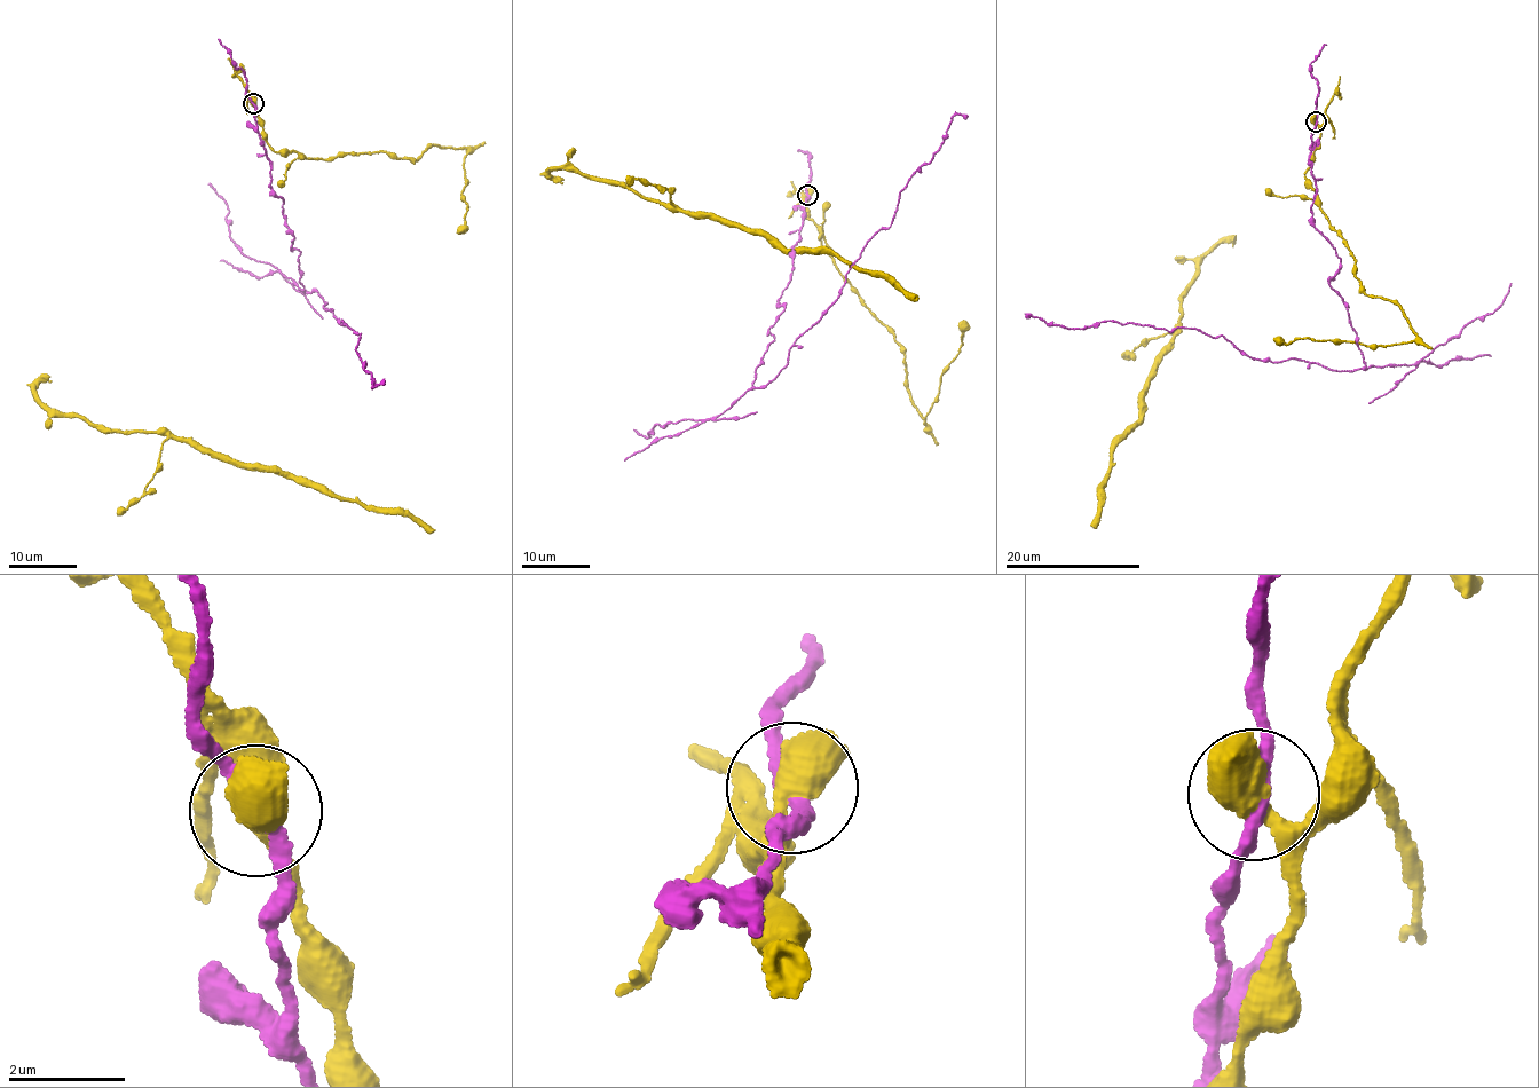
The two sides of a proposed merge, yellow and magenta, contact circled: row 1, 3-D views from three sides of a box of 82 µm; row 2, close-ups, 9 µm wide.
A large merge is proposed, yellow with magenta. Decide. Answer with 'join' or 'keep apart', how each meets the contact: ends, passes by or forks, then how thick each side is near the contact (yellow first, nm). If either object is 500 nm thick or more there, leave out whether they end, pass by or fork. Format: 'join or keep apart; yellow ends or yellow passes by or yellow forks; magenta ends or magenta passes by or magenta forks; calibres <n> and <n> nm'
keep apart; calibres 500 and 200 nm

